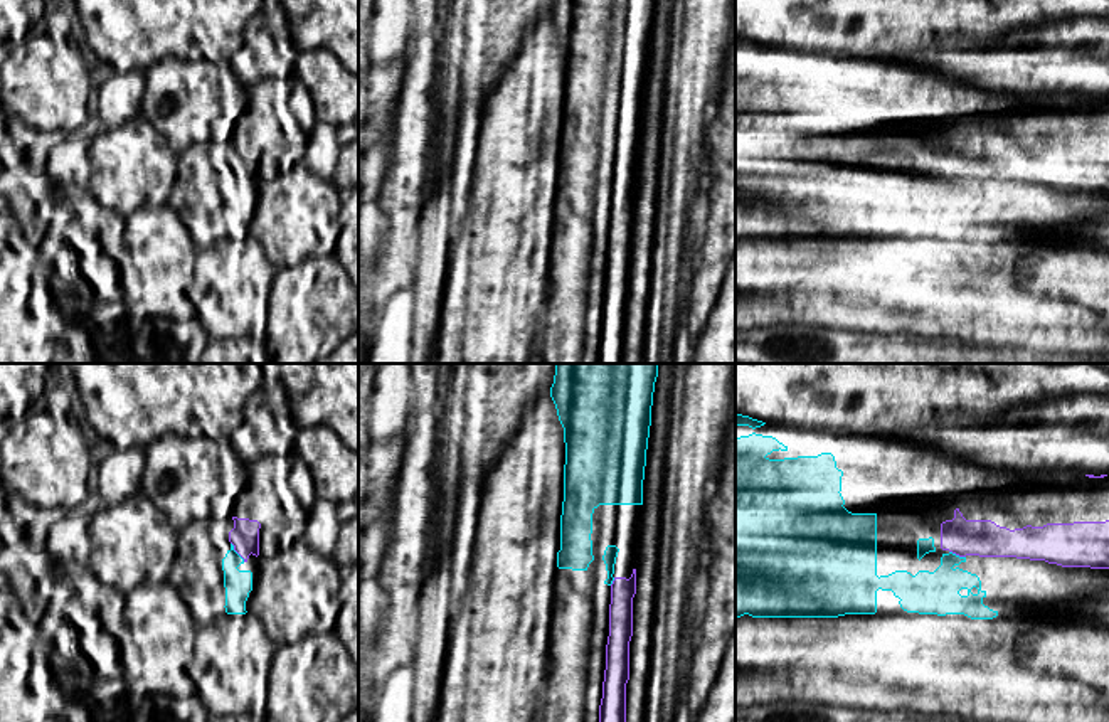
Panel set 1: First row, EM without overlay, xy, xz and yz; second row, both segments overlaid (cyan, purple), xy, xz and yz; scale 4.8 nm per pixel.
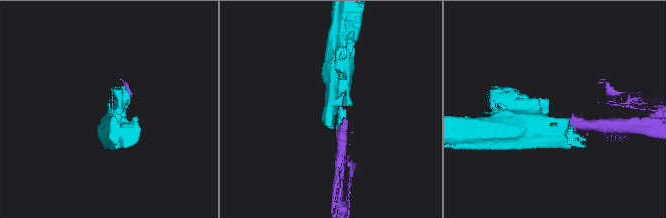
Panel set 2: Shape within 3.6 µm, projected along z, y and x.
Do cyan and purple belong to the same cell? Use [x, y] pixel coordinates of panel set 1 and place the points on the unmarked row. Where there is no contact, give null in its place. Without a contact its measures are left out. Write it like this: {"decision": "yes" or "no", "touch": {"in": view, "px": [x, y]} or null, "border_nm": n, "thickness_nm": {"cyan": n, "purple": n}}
{"decision": "no", "touch": {"in": "xy", "px": [236, 175]}, "border_nm": 120, "thickness_nm": {"cyan": 130, "purple": 140}}

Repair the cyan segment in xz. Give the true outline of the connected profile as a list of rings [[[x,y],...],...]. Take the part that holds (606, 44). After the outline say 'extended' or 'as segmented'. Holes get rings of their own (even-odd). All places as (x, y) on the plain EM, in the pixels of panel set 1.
[[[554,0],[550,20],[564,50],[564,125],[560,138],[559,197],[554,200],[554,234],[547,269],[545,303],[539,316],[537,347],[542,364],[579,364],[587,278],[591,205],[586,197],[592,178],[592,136],[599,128],[643,128],[643,103],[656,0]]]; extended

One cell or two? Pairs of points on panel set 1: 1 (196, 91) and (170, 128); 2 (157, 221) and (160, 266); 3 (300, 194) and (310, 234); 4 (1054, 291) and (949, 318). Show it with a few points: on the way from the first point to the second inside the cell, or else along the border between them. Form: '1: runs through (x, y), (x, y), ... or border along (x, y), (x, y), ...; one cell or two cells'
1: runs through (187, 100), (172, 120); one cell
2: runs through (157, 233), (160, 254); one cell
3: runs through (300, 204), (300, 219), (305, 224); one cell
4: runs through (1029, 297), (975, 297); one cell

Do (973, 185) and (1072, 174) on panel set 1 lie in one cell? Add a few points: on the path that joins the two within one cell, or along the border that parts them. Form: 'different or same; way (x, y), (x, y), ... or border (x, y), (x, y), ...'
same; way (998, 174), (1047, 174)

